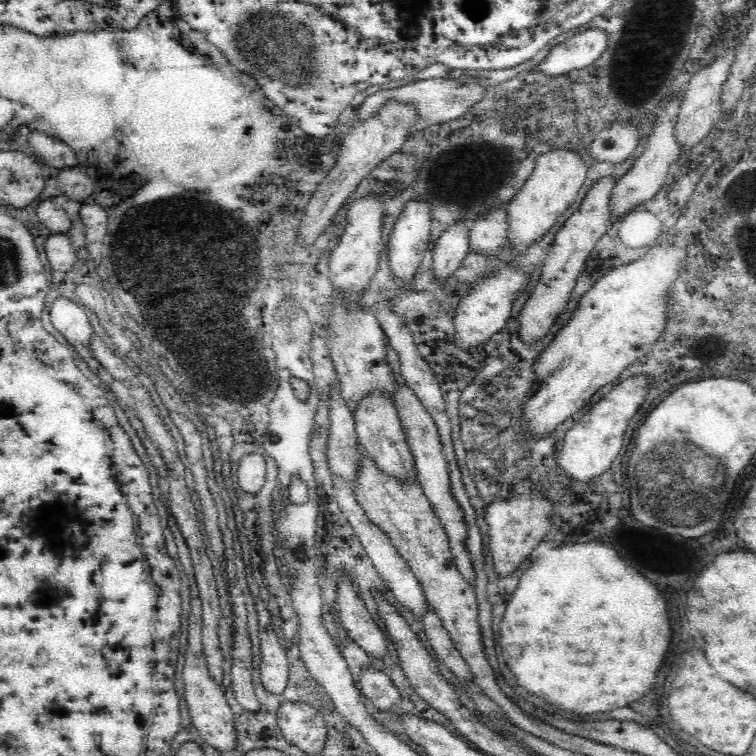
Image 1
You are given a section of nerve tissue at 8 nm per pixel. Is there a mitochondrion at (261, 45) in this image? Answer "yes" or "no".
yes

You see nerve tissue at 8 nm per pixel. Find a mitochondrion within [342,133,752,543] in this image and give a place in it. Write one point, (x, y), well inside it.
(677, 481)

